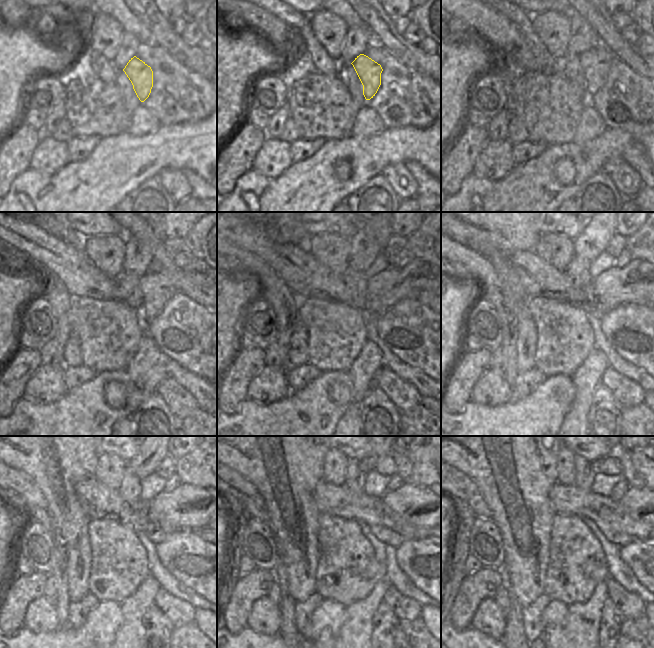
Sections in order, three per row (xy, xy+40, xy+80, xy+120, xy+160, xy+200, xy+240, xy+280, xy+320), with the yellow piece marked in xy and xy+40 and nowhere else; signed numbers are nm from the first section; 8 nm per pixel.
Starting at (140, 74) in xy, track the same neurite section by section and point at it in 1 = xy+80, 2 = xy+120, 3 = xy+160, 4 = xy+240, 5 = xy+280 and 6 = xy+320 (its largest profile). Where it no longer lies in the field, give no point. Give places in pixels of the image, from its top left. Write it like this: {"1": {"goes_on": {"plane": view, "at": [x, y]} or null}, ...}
{"1": {"goes_on": {"plane": "xy+80", "at": [595, 62]}}, "2": {"goes_on": {"plane": "xy+120", "at": [157, 288]}}, "3": {"goes_on": {"plane": "xy+160", "at": [385, 289]}}, "4": {"goes_on": {"plane": "xy+240", "at": [188, 507]}}, "5": {"goes_on": {"plane": "xy+280", "at": [418, 506]}}, "6": {"goes_on": {"plane": "xy+320", "at": [644, 505]}}}

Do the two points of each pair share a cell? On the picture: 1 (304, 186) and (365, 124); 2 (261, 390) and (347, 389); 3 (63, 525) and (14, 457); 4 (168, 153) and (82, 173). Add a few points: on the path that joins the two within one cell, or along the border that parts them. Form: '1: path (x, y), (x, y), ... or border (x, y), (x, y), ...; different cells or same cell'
1: border (377, 134), (367, 137), (351, 136); different cells
2: border (291, 392), (281, 399), (269, 403); different cells
3: path (58, 506), (53, 488), (33, 468); same cell
4: path (147, 155), (124, 161), (109, 173), (103, 173); same cell

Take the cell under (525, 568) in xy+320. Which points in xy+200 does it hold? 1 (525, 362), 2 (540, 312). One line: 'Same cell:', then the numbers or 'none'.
Same cell: 1

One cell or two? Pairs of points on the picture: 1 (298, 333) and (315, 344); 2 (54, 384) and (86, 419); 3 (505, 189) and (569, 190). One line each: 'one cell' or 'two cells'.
1: two cells
2: two cells
3: one cell

